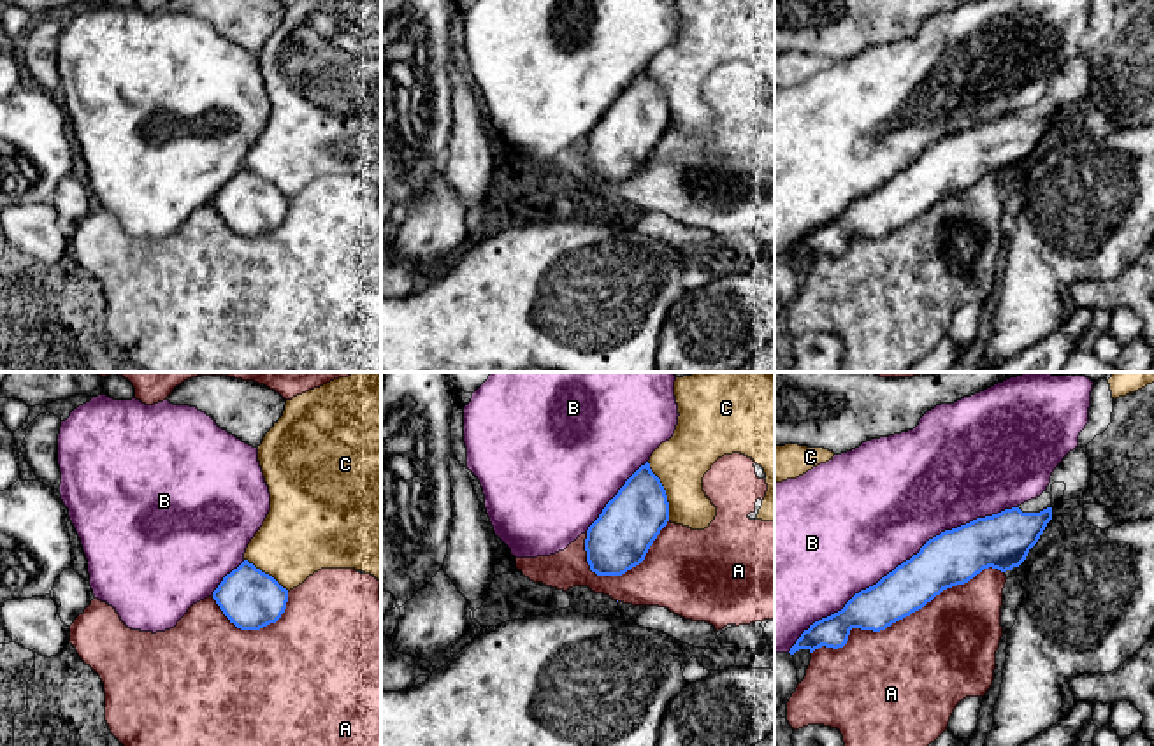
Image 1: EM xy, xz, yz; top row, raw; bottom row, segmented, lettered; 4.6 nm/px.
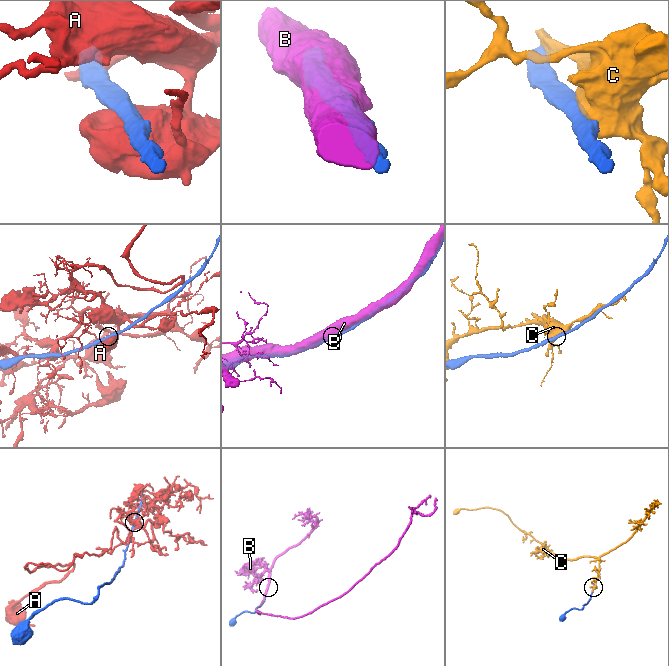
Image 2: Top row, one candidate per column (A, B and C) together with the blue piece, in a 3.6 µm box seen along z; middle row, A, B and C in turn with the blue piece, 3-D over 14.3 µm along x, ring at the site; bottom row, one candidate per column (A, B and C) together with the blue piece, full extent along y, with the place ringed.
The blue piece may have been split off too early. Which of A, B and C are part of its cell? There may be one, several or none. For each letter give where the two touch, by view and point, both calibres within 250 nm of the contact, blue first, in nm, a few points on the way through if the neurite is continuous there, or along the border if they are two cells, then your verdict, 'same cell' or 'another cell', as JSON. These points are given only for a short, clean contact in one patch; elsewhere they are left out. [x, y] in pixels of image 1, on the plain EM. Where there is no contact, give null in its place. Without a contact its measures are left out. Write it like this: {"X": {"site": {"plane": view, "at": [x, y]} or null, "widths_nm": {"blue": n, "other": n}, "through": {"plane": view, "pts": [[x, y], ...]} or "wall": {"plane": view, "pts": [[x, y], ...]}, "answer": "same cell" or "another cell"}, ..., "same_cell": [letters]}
{"A": {"site": {"plane": "yz", "at": [903, 223]}, "widths_nm": {"blue": 220, "other": 480}, "answer": "another cell"}, "B": {"site": {"plane": "yz", "at": [901, 171]}, "widths_nm": {"blue": 260, "other": 500}, "answer": "same cell"}, "C": {"site": {"plane": "xz", "at": [664, 99]}, "widths_nm": {"blue": 280, "other": 240}, "answer": "another cell"}, "same_cell": ["B"]}

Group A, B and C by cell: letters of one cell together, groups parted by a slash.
A / B / C

